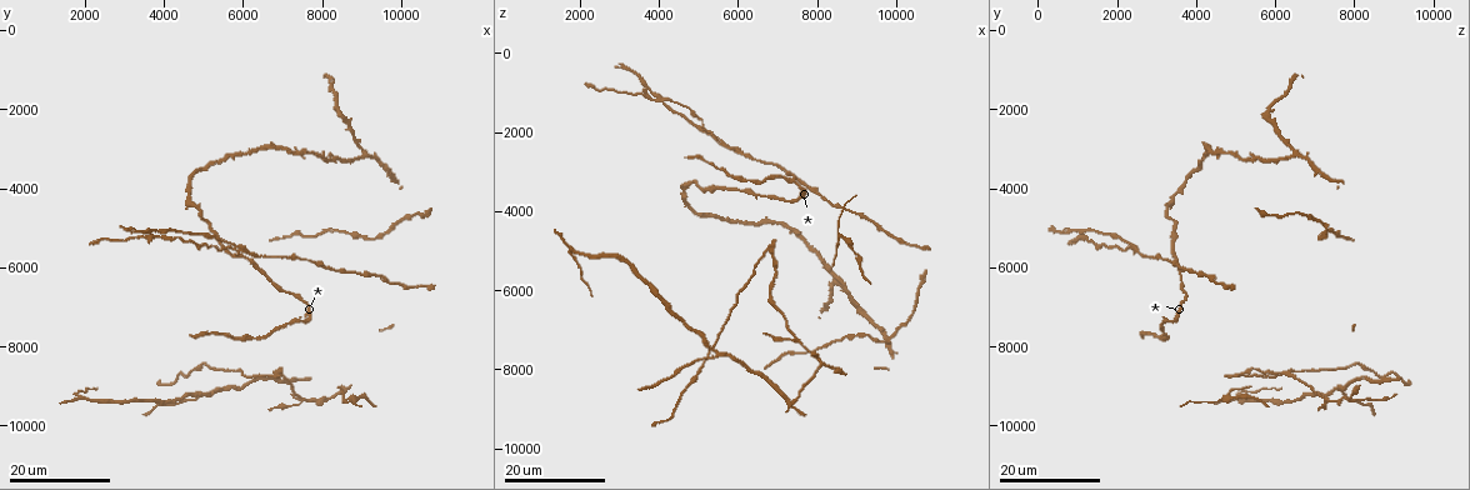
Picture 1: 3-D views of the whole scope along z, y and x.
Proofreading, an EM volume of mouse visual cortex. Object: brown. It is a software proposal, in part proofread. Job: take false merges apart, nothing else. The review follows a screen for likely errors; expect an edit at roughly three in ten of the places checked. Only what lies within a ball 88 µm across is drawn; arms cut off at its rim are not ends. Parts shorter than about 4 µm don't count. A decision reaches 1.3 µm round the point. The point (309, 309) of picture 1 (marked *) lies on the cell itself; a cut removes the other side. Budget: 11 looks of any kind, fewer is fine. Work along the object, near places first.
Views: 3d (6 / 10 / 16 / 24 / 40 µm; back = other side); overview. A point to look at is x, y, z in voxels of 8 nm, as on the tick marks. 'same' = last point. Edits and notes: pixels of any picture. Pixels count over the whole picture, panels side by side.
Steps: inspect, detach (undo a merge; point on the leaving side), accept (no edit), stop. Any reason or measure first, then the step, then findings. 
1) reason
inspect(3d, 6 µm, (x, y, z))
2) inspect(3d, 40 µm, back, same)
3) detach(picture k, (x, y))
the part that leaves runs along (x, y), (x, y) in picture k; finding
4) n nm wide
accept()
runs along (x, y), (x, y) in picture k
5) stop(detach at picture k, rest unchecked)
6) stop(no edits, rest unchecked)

inspect(3d, 24 µm, (6600, 7750, 3250))

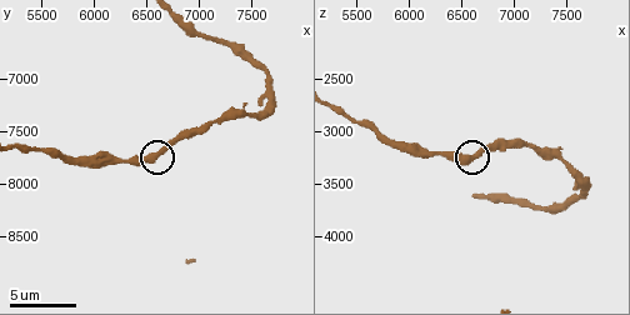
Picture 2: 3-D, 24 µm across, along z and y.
inspect(3d, 10 µm, (6540, 7740, 3300))

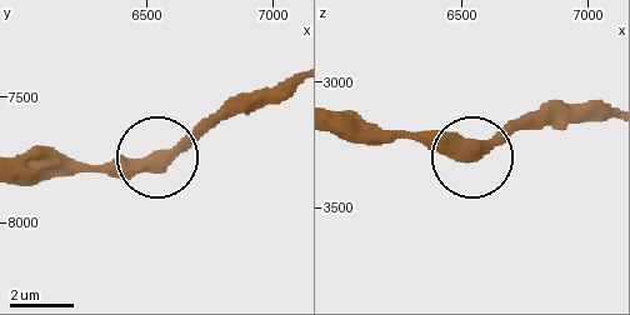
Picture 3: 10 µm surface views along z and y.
accept()
runs along (608, 118), (526, 118), (463, 159), (398, 134), (369, 134) in picture 3; one cell here

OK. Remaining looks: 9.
small branch off a trunk
inspect(3d, 24 µm, (6750, 8800, 4950))

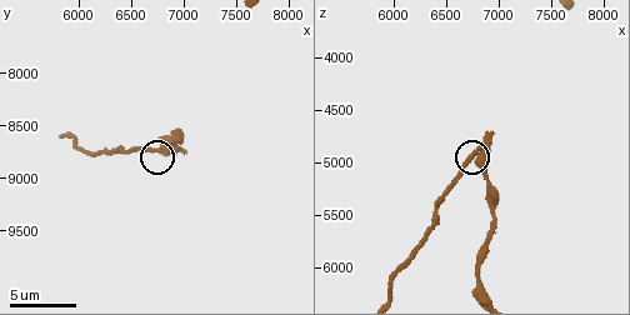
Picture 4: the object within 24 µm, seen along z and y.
inspect(3d, 10 µm, (6760, 8720, 4960))

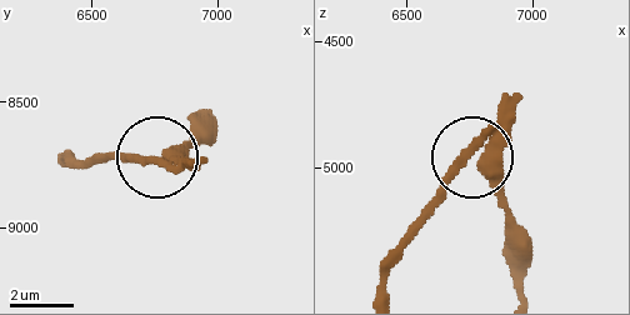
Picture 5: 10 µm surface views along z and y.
inspect(3d, 6 µm, (6750, 8730, 4970))

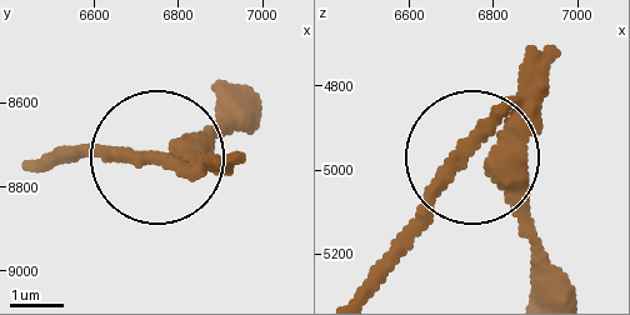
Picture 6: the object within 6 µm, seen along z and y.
3 arms
detach(picture 6, (130, 154))
the part that leaves runs along (183, 165), (61, 155) in picture 6; a second cell is stuck on

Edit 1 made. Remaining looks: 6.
inspect(overview)

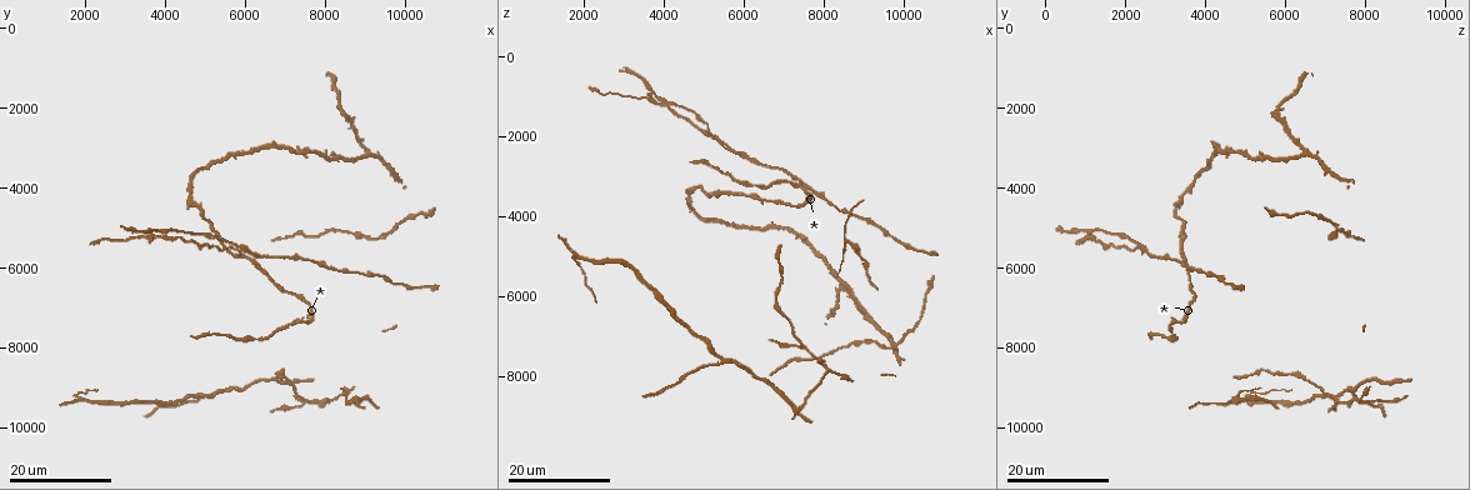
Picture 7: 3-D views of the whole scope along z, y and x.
branch point
inspect(3d, 16 µm, (7550, 9350, 7300))

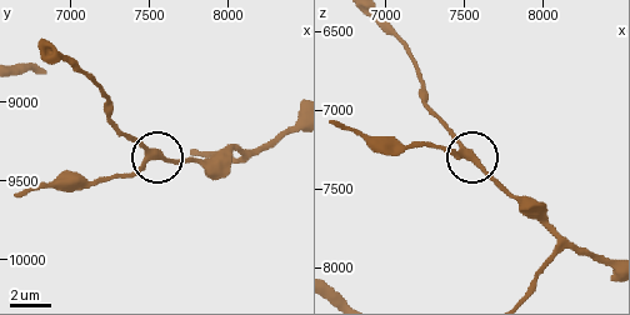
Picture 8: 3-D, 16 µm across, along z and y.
zoom in
inspect(3d, 10 µm, (7480, 9360, 7280))

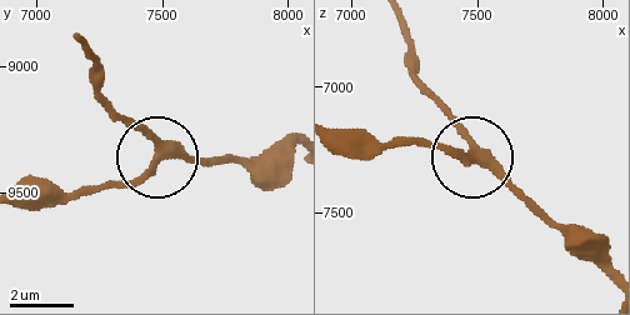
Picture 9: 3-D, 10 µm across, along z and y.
side arm 7 µm
accept()
runs along (400, 26), (405, 66), (470, 153), (381, 148) in picture 9; one cell here

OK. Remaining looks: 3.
branch point
inspect(3d, 16 µm, (8650, 9350, 4600))

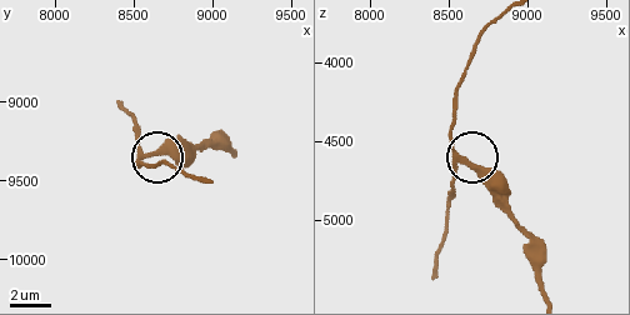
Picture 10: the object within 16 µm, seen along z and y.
closer look
inspect(3d, 6 µm, (8580, 9320, 4620))

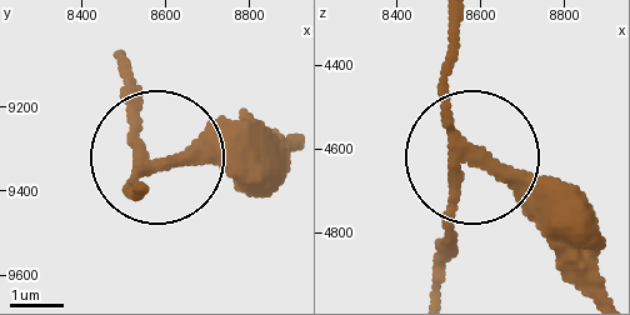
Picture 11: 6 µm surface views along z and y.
230 nm wide
detach(picture 11, (128, 141))
the part that leaves runs along (459, 151), (446, 103), (459, 21) in picture 11; a second cell is stuck on

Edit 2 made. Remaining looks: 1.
stop(detach at picture 6, detach at picture 11, rest unchecked)

